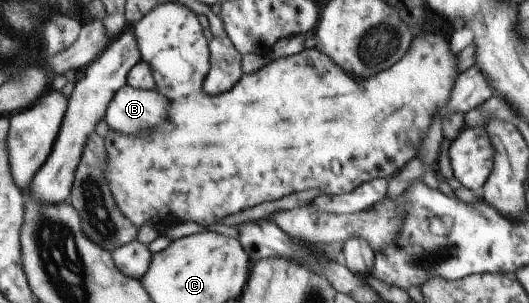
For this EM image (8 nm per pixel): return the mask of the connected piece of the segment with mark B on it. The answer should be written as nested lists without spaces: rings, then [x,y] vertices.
[[[125,84],[109,104],[105,119],[121,133],[143,133],[163,121],[169,99],[158,89],[135,89]]]

